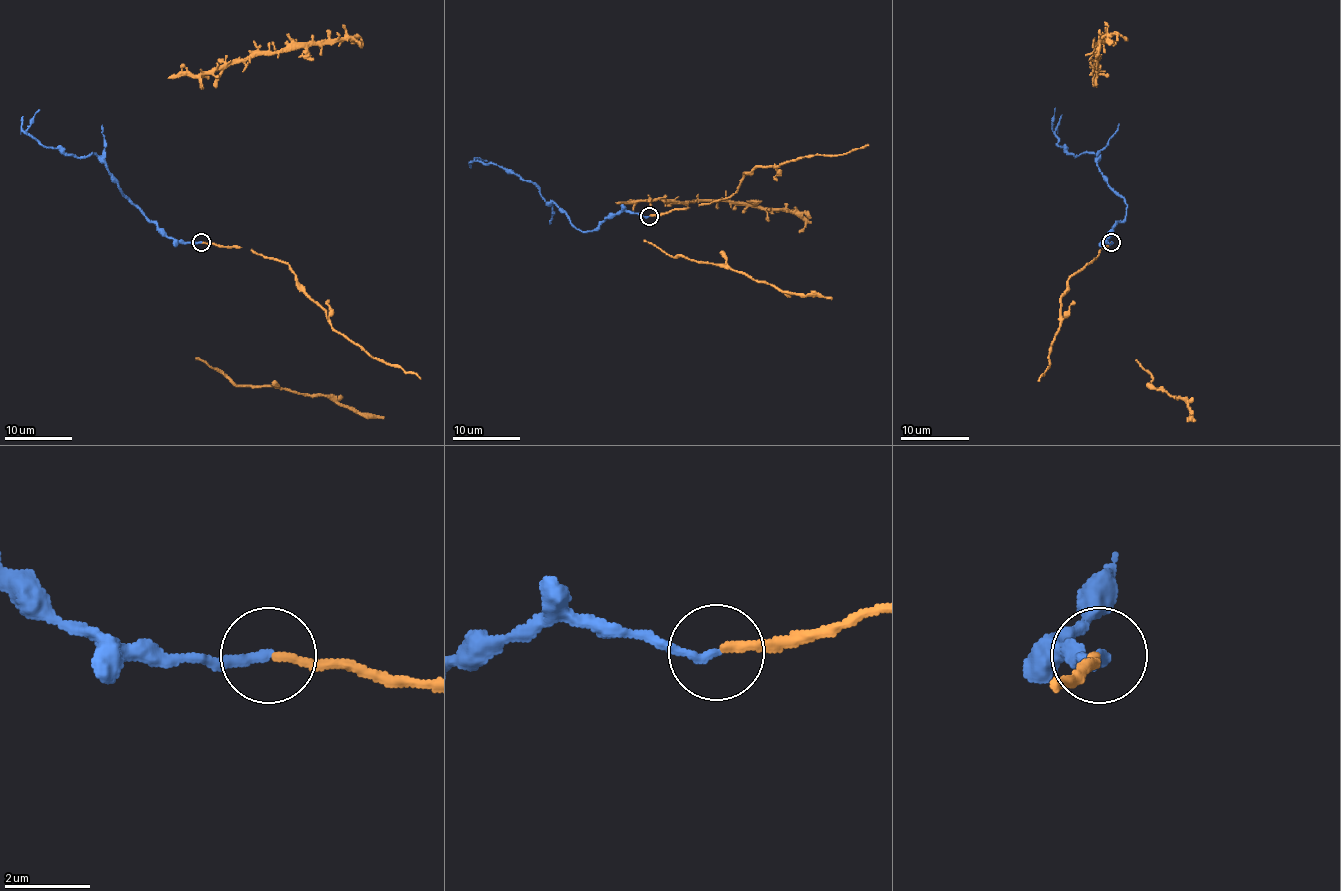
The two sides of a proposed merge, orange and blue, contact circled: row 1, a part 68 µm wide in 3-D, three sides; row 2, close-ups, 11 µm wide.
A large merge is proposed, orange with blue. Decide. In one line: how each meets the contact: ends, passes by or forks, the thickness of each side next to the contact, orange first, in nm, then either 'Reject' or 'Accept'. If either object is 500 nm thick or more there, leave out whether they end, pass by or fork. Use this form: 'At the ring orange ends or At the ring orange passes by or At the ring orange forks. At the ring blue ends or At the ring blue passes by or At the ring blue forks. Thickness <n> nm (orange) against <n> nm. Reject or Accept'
At the ring orange ends. At the ring blue ends. Thickness 200 nm (orange) against 200 nm. Reject

